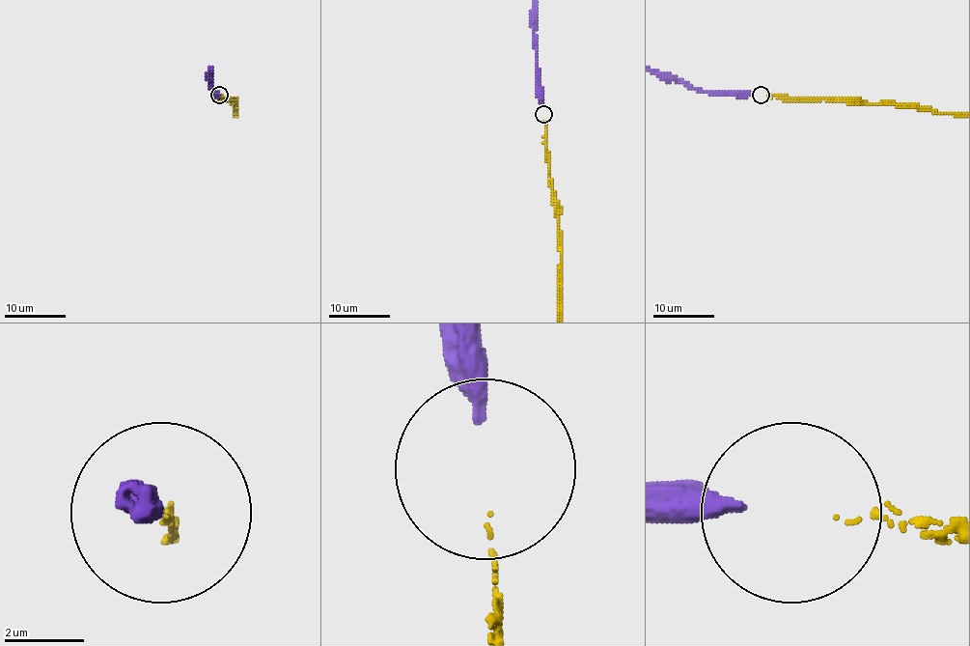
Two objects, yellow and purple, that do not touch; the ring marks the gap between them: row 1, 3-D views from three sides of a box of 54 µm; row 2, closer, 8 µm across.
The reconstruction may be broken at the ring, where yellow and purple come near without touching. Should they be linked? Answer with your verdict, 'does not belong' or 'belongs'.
belongs

